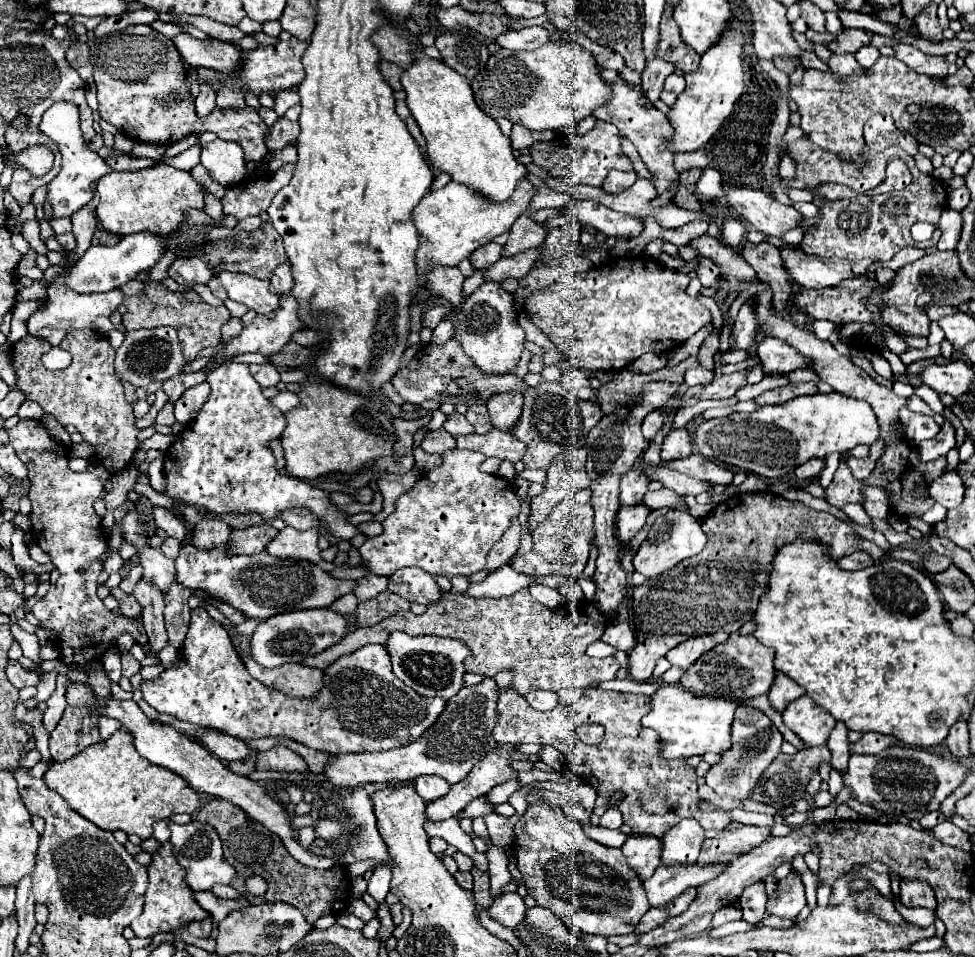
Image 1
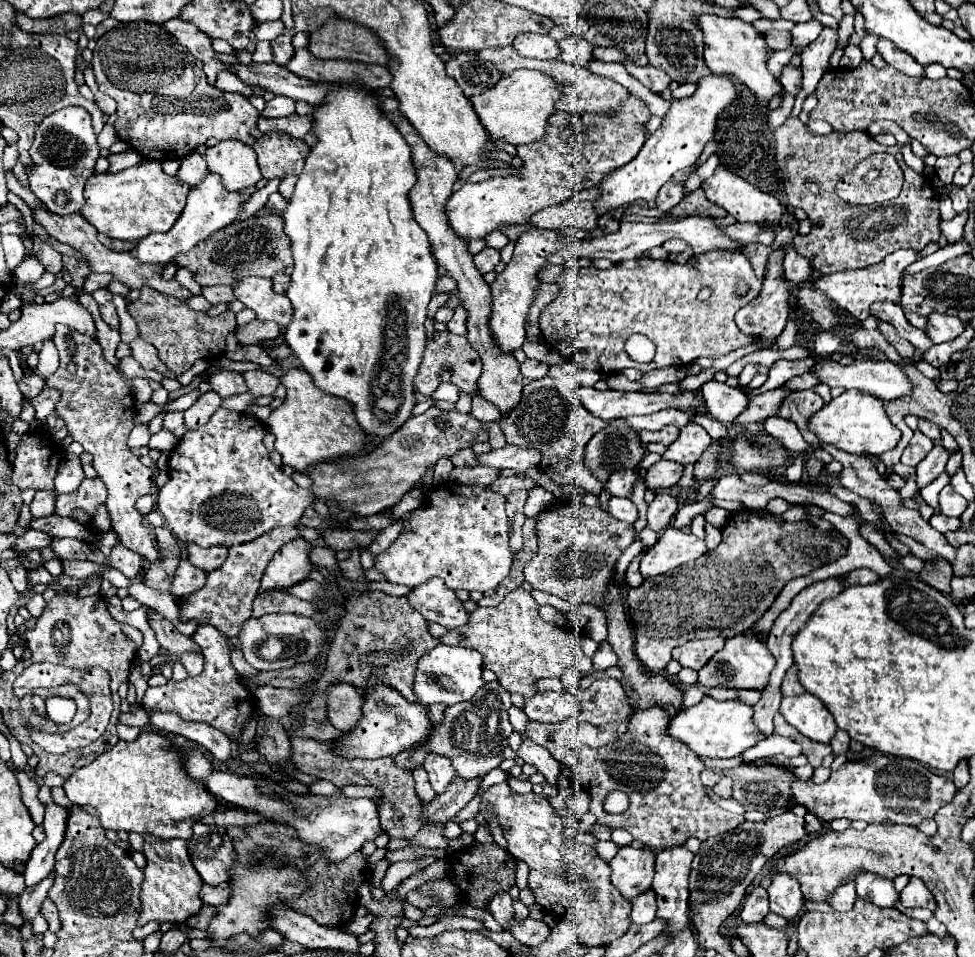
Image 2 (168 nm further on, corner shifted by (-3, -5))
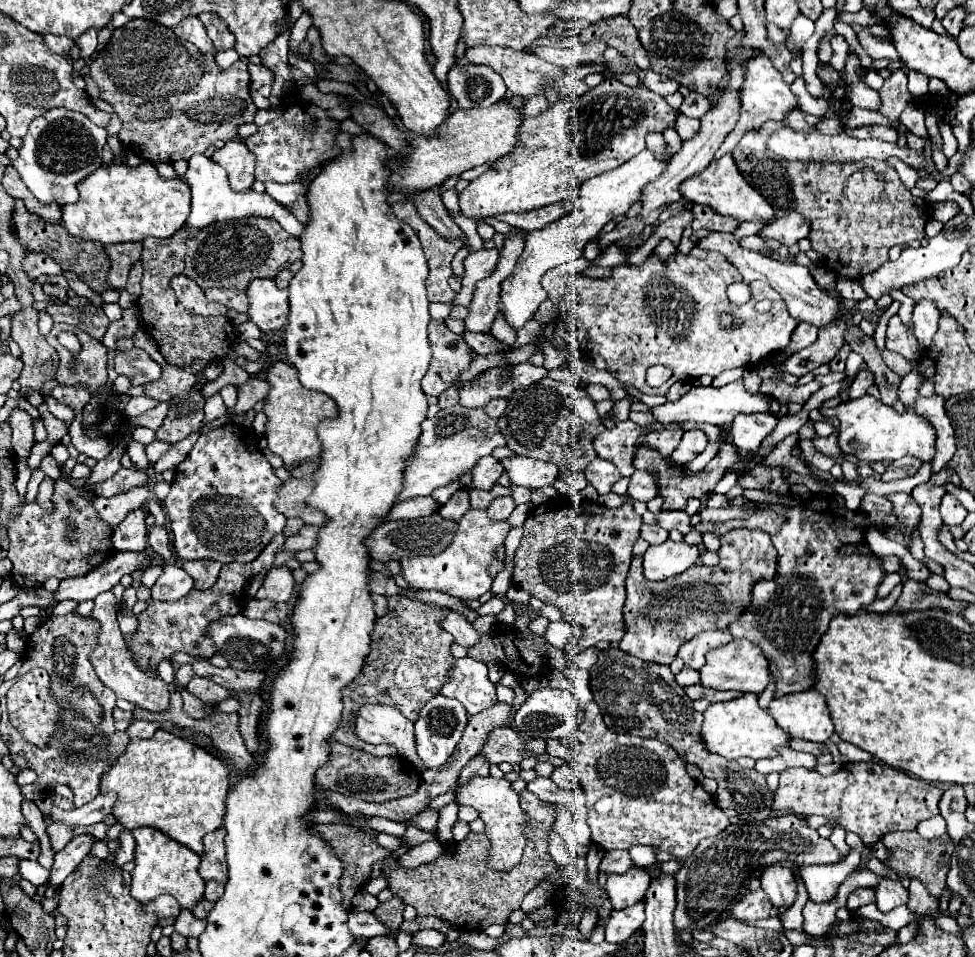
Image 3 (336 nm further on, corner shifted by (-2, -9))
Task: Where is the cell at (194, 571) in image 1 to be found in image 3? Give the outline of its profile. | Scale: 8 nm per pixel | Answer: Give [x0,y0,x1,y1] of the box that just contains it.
[152,565,194,601]

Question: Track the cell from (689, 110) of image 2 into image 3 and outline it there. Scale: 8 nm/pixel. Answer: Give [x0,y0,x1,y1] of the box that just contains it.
[500,149,666,329]

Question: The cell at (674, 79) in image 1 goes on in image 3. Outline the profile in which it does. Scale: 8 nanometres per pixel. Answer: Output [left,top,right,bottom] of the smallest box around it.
[680,91,710,119]

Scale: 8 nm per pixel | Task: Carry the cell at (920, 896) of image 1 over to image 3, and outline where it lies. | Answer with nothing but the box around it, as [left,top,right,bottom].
[906,879,938,915]

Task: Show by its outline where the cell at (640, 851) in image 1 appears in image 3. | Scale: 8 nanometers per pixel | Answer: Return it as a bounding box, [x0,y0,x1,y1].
[606,869,650,909]

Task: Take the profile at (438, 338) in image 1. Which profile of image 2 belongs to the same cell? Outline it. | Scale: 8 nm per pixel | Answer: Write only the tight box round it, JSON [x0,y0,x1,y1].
[447,305,465,335]

